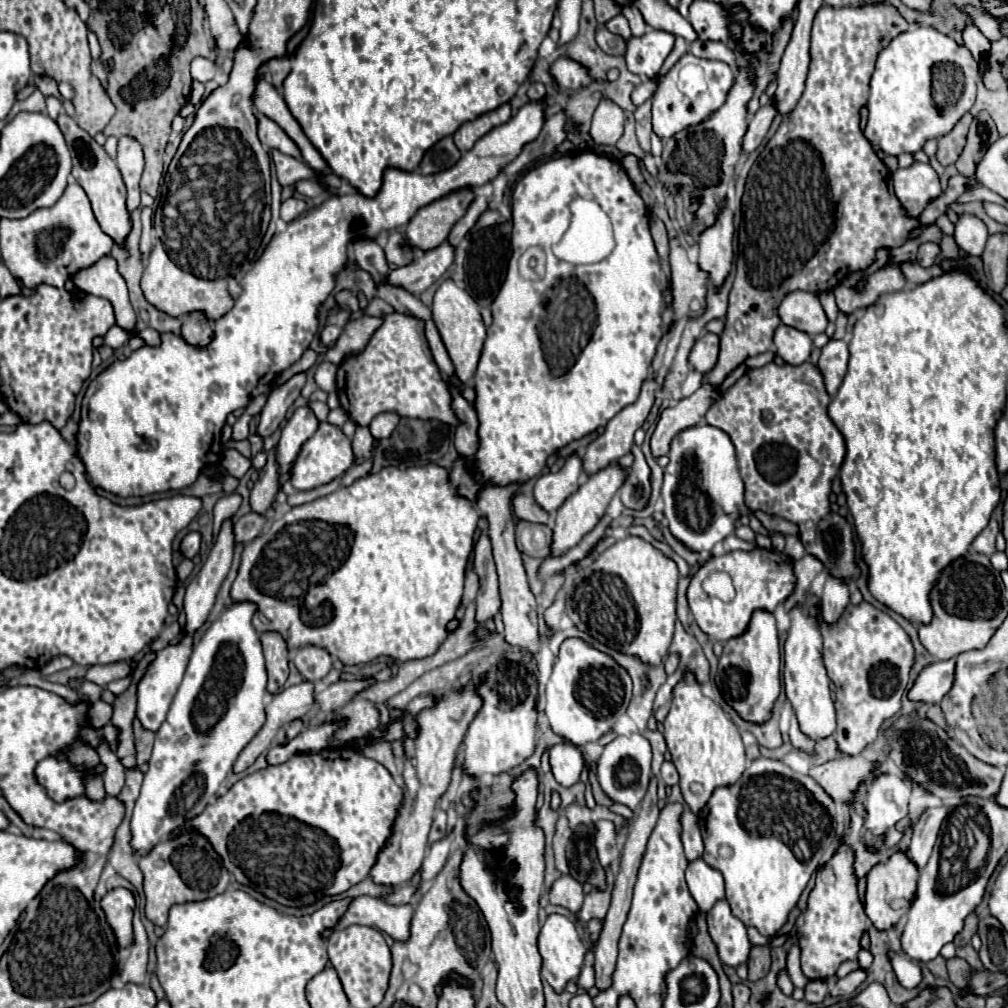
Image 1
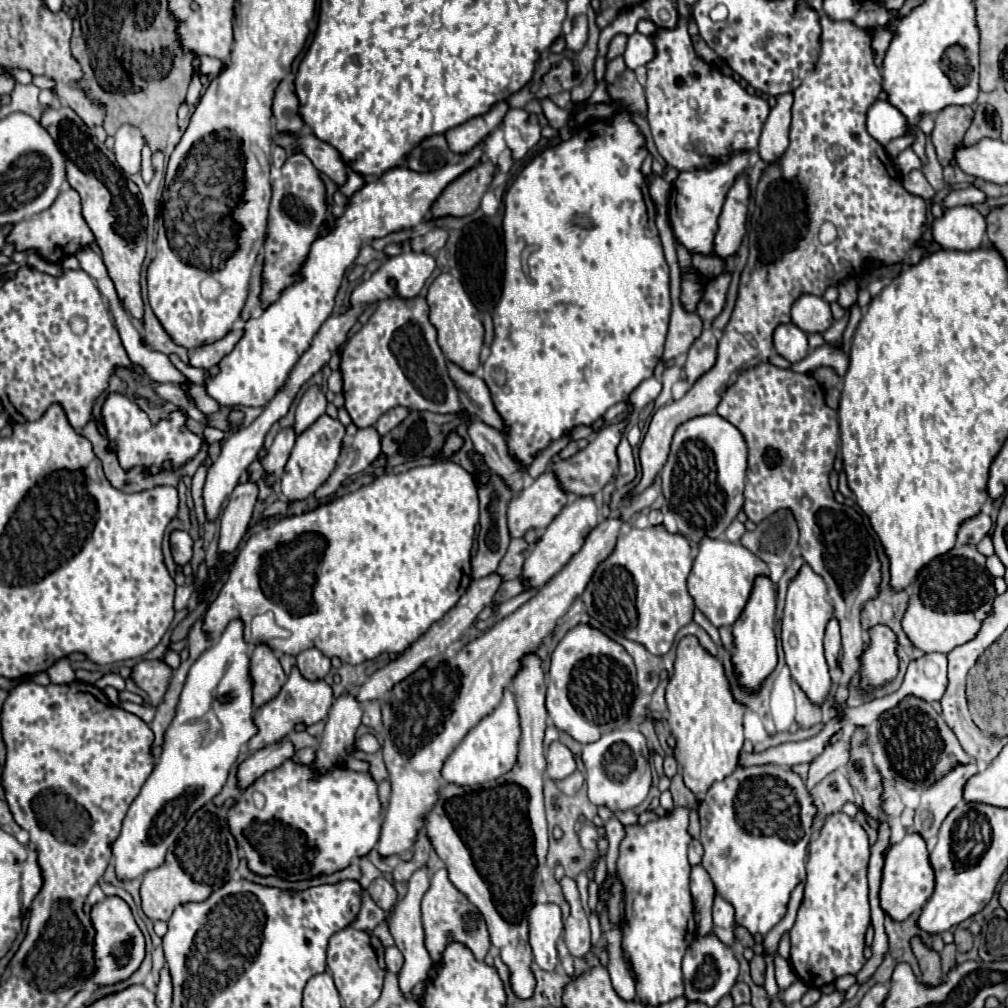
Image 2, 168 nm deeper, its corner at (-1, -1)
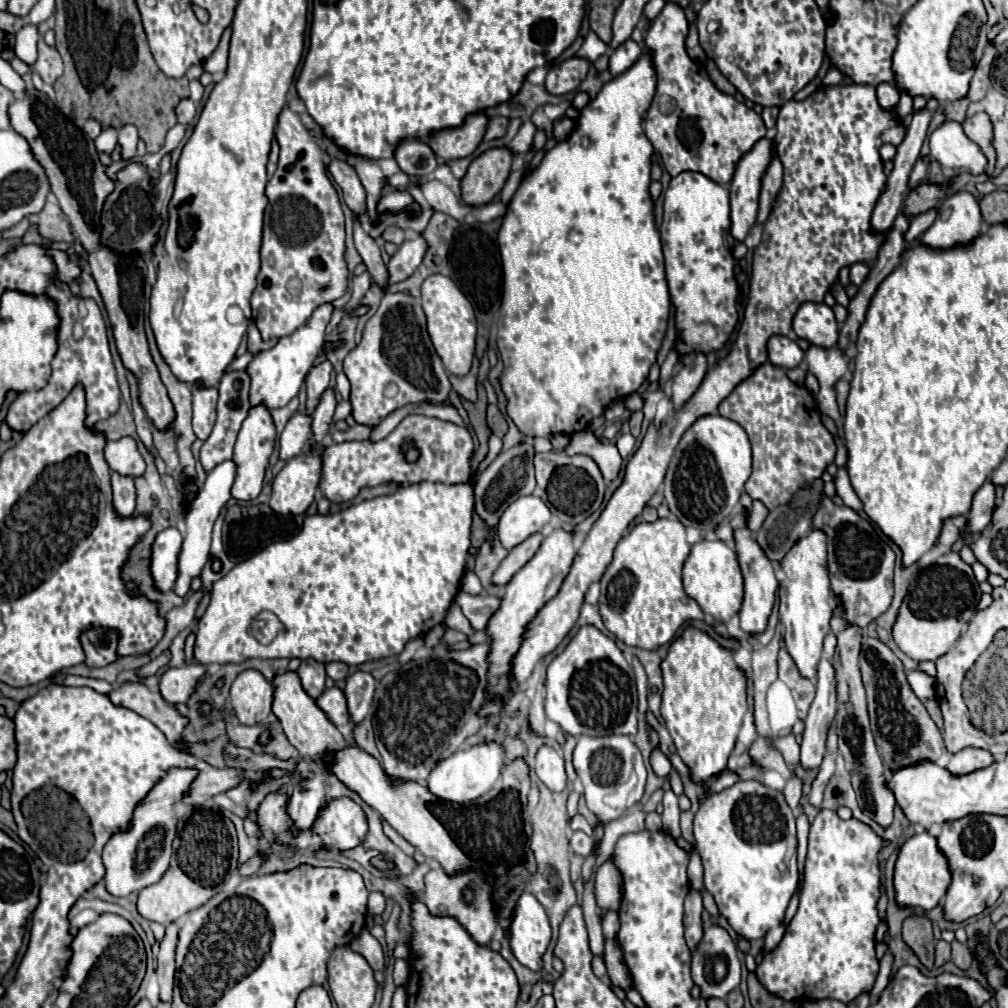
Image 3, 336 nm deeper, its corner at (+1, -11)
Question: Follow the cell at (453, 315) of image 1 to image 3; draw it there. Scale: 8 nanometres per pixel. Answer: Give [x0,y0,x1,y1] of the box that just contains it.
[422,273,476,375]

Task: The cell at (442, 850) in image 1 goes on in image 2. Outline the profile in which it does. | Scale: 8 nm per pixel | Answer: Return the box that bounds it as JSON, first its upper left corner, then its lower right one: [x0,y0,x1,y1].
[352,867,432,999]

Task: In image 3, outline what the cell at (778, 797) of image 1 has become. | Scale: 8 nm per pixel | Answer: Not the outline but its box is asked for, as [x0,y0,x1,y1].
[694,781,796,939]

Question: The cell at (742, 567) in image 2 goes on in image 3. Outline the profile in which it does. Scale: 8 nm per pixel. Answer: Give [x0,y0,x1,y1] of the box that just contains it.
[682,539,742,623]

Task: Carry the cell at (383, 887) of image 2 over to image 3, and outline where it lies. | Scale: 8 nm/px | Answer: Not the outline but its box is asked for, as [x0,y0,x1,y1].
[368,893,386,915]

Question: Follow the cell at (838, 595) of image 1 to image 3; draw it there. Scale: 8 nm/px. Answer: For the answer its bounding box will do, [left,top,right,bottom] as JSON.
[800,659,836,771]

